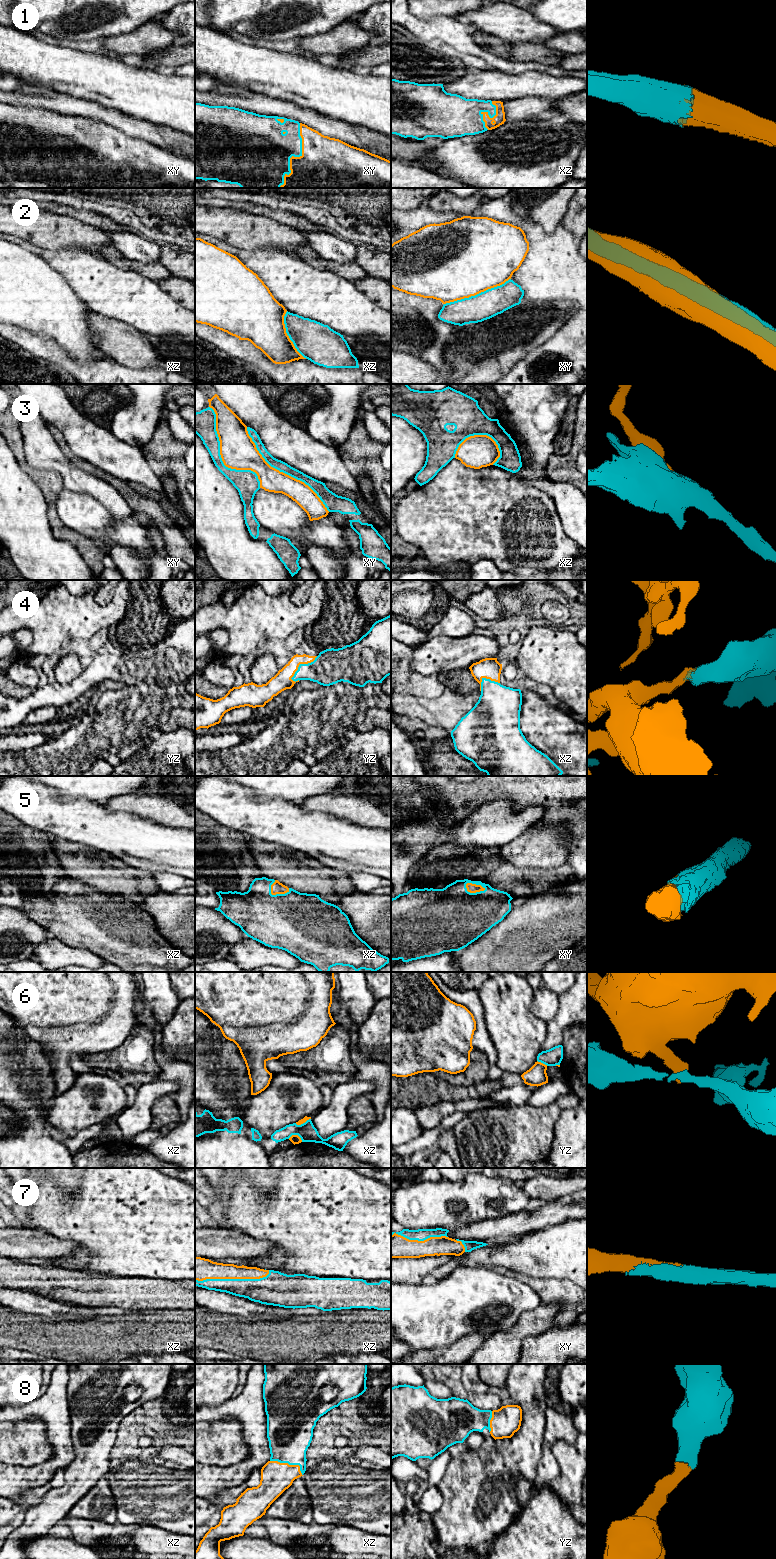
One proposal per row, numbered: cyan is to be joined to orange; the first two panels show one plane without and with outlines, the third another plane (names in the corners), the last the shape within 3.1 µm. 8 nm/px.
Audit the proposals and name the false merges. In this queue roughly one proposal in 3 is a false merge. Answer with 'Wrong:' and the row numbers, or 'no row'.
Wrong: 2, 3, 6

